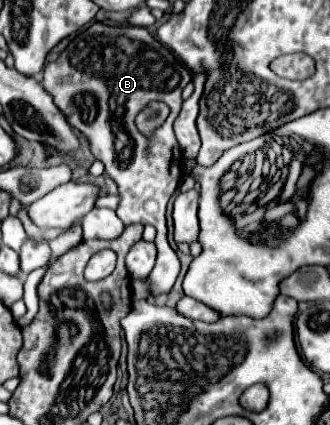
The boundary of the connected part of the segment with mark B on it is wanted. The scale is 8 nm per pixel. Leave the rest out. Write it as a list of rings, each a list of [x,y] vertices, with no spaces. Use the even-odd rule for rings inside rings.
[[[96,22],[88,30],[80,32],[66,46],[66,50],[58,56],[56,62],[44,66],[44,78],[42,78],[44,90],[54,98],[54,104],[62,110],[68,124],[88,140],[90,152],[94,154],[94,158],[104,164],[106,174],[118,184],[120,204],[116,208],[116,216],[126,224],[134,224],[134,222],[152,224],[158,232],[156,234],[158,260],[156,260],[154,270],[150,272],[154,294],[170,292],[170,288],[174,286],[176,276],[180,272],[180,260],[166,238],[166,204],[168,204],[170,196],[174,194],[174,190],[178,188],[182,178],[183,155],[174,134],[173,124],[182,108],[180,94],[190,80],[192,80],[190,70],[166,46],[162,46],[146,28],[106,26],[100,22]],[[150,100],[162,100],[172,110],[166,124],[154,132],[154,142],[146,142],[146,138],[134,128],[136,114]]]

